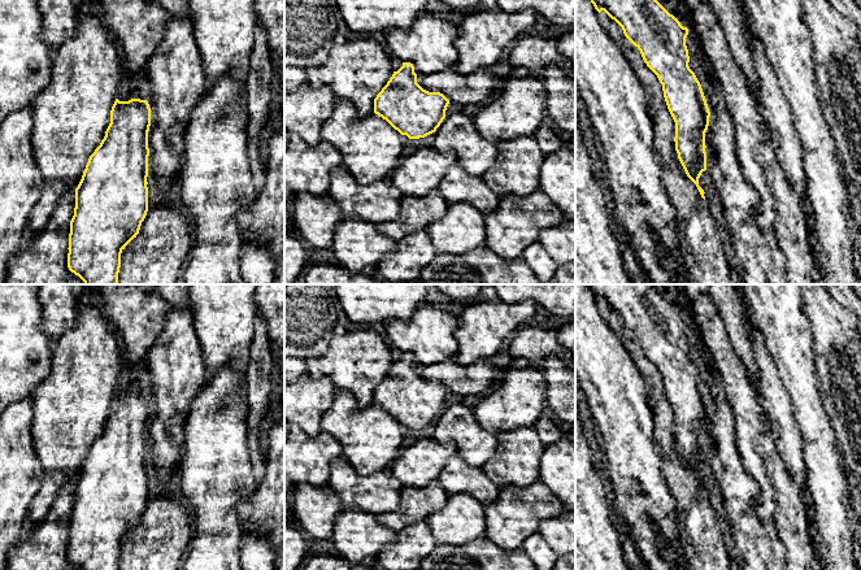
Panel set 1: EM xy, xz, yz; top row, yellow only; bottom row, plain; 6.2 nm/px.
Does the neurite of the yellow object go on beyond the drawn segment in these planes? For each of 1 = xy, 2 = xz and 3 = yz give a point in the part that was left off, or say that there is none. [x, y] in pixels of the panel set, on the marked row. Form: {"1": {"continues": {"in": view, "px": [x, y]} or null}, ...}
{"1": {"continues": null}, "2": {"continues": null}, "3": {"continues": null}}

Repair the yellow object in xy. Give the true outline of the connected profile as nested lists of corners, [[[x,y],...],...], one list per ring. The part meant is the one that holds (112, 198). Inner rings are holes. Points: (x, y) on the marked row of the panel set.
[[[116,99],[110,123],[75,188],[68,267],[84,284],[118,284],[121,253],[148,212],[147,100]]]

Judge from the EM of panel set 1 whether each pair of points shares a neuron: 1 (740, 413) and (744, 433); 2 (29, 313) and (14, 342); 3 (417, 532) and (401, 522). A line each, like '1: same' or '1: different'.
1: same
2: same
3: different

